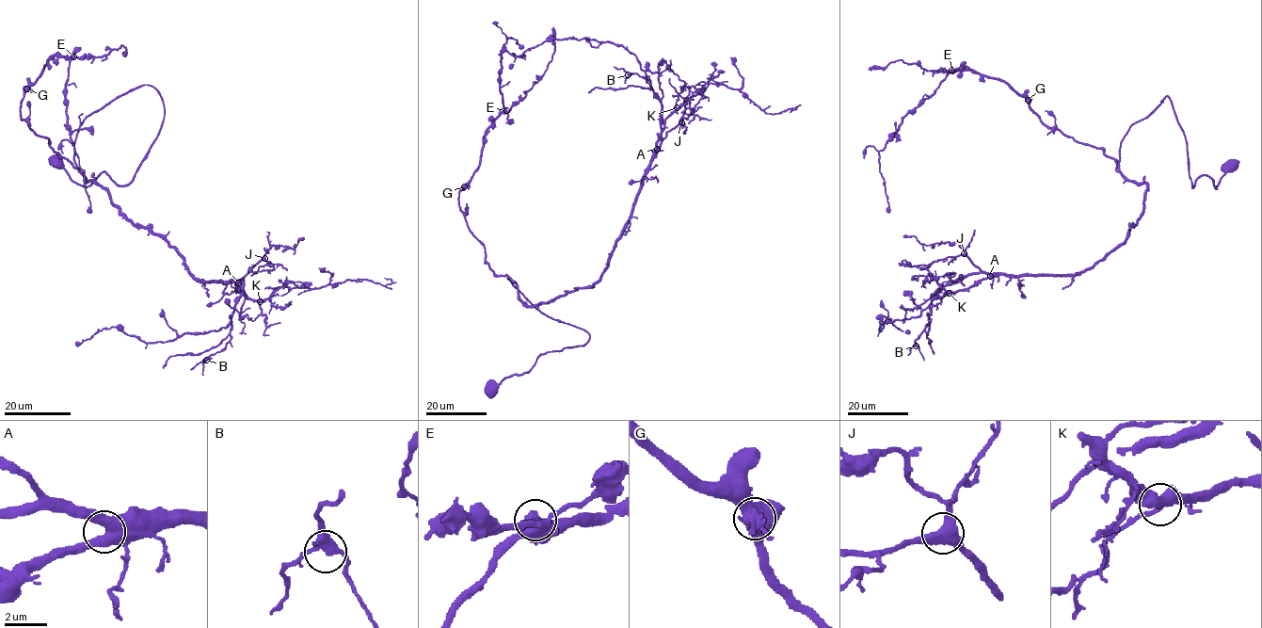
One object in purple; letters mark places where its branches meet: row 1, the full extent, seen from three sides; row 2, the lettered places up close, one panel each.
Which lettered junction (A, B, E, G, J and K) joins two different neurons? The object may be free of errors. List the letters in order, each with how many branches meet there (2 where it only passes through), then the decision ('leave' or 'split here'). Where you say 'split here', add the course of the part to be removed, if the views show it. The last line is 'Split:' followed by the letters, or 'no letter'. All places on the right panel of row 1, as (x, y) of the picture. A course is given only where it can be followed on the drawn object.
A: 3 branches meet; leave
B: 4 branches meet; leave
E: 3 branches meet; leave
G: 4 branches meet; leave
J: 3 branches meet; leave
K: 4 branches meet; leave
Split: no letter

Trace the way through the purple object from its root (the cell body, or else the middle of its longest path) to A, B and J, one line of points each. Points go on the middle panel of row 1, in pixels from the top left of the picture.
A: (492, 389), (541, 354), (589, 340), (540, 312), (507, 278), (529, 306), (590, 287), (657, 149)
B: (492, 389), (541, 354), (589, 340), (507, 278), (529, 306), (599, 280), (661, 140), (661, 103), (628, 74)
J: (492, 389), (541, 354), (590, 337), (540, 312), (507, 278), (529, 306), (596, 282), (653, 152), (681, 122)

